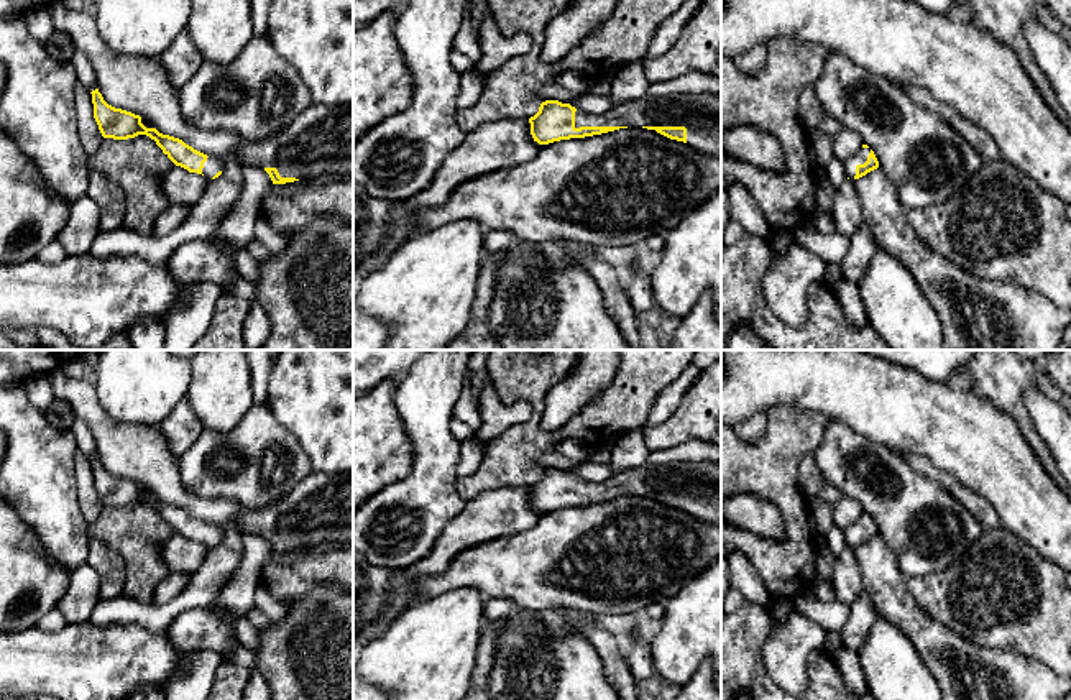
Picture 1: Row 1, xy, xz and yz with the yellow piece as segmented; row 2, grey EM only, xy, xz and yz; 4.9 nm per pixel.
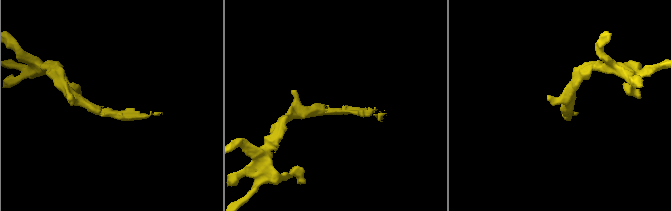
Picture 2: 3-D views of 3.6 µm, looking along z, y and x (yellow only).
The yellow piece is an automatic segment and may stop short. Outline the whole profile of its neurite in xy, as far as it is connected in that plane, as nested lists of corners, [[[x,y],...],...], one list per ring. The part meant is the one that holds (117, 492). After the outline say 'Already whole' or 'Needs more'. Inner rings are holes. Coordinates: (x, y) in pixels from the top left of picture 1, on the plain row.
[[[99,457],[92,458],[94,486],[103,506],[128,508],[138,503],[146,503],[156,509],[163,521],[176,532],[189,541],[202,542],[215,547],[222,542],[222,531],[210,526],[182,508],[163,503],[156,496],[146,496],[141,485],[131,480],[108,473]]]. Needs more

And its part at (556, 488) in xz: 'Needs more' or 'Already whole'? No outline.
Needs more

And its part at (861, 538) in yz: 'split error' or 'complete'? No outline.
split error

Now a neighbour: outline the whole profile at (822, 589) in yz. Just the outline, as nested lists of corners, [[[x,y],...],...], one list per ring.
[[[816,578],[810,590],[820,601],[834,601],[836,593],[831,580]]]

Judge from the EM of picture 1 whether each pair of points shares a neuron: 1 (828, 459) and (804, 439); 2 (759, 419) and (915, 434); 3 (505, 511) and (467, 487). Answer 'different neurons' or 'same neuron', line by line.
1: different neurons
2: different neurons
3: different neurons

